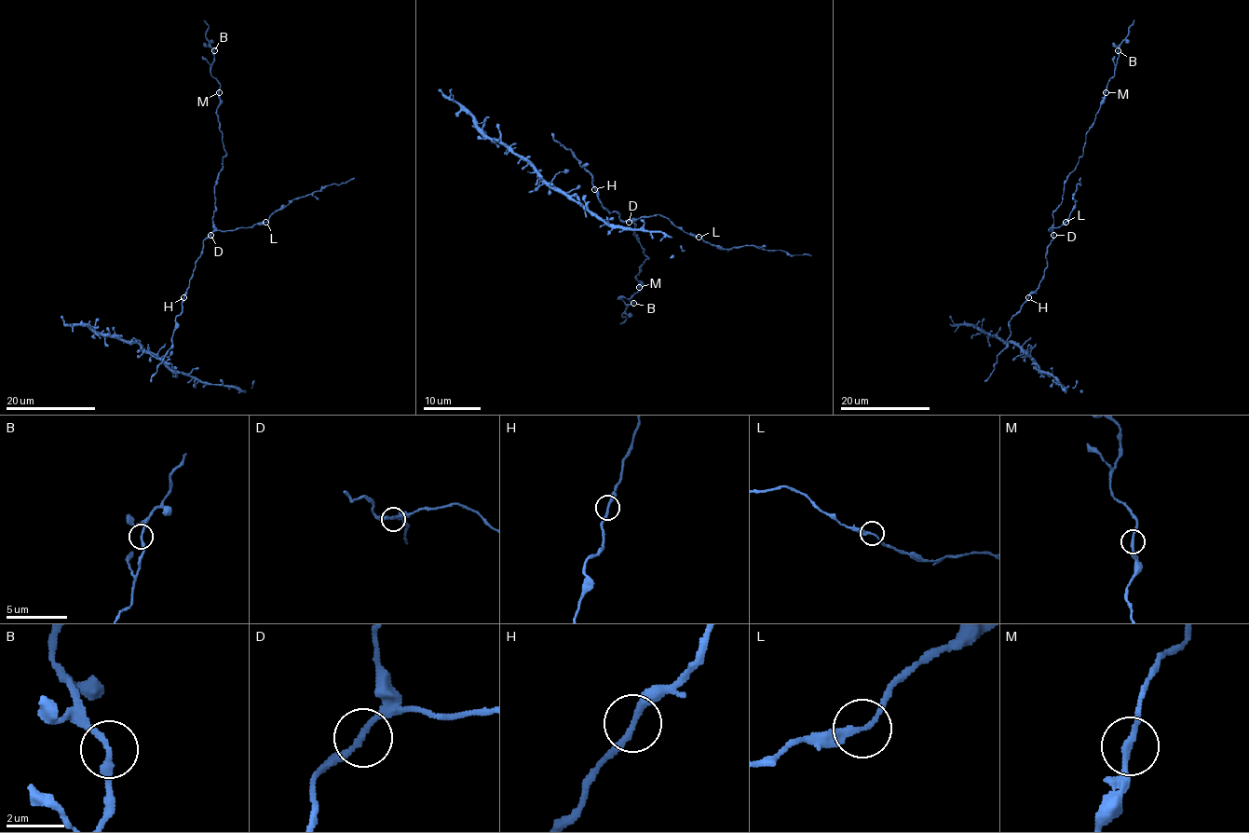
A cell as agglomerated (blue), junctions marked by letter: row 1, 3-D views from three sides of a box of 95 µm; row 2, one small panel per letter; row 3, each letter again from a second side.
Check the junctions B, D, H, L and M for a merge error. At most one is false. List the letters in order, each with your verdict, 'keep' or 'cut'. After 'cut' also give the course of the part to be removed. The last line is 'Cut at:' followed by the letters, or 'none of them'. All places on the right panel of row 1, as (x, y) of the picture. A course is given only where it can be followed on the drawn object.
B: keep
D: keep
H: keep
L: keep
M: keep
Cut at: none of them

